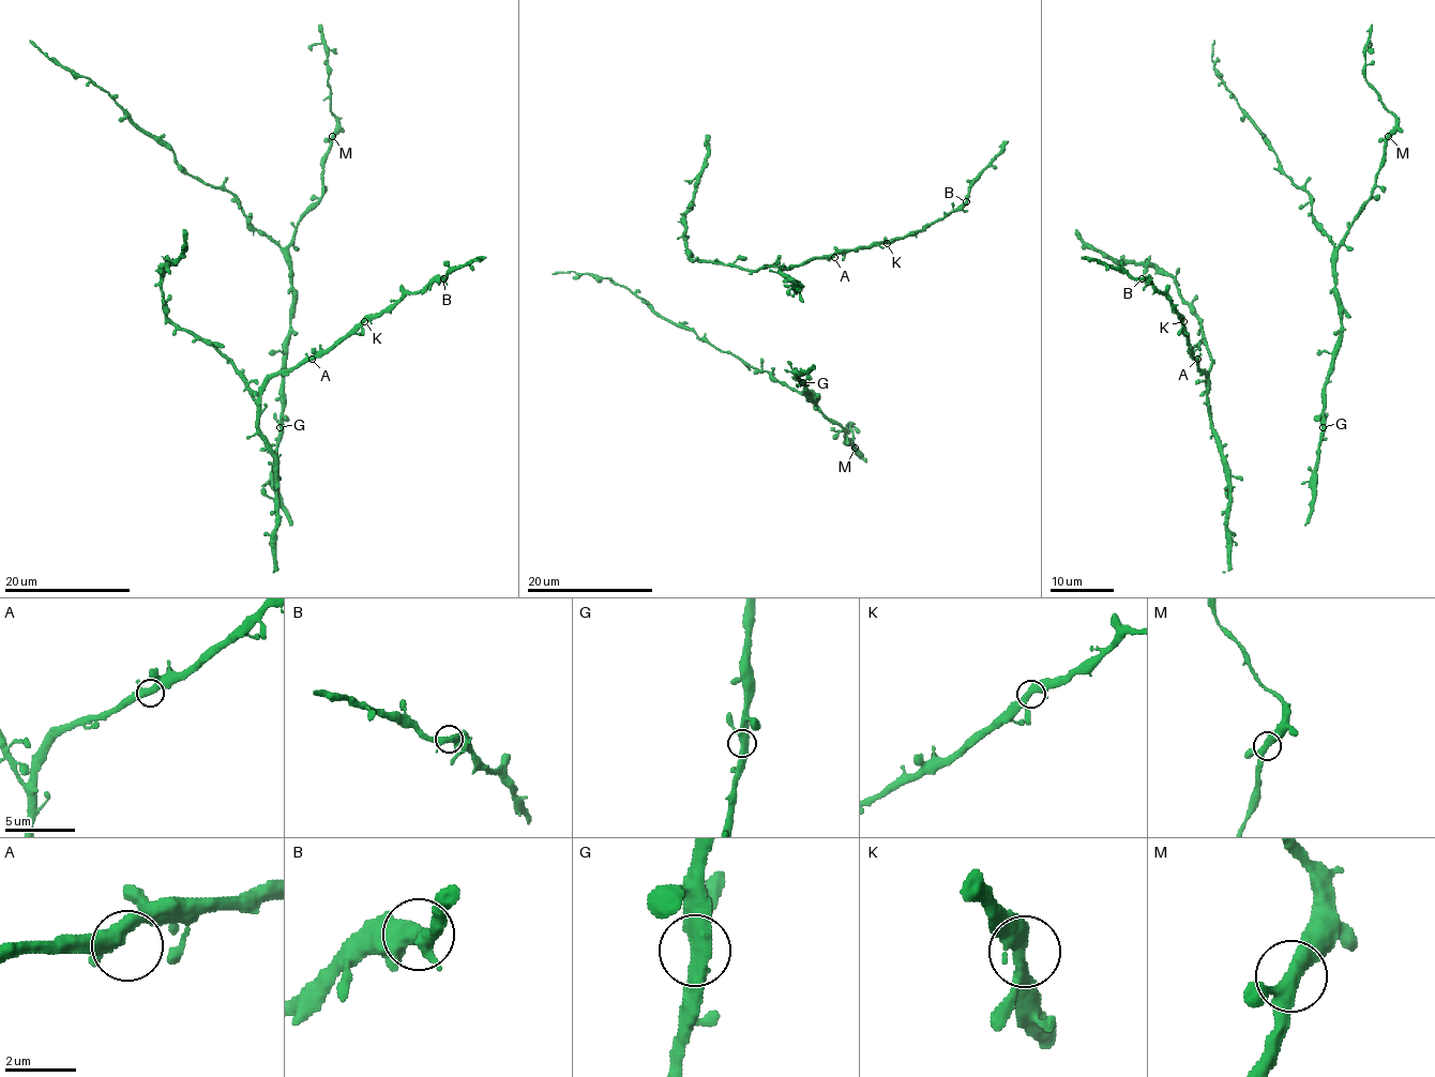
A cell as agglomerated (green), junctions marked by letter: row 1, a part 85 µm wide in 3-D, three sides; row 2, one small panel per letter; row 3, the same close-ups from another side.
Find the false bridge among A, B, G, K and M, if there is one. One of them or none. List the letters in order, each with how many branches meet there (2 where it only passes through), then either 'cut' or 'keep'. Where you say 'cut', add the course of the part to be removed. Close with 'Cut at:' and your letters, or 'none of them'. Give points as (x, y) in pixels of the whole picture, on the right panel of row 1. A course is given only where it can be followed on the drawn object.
A: 3 | keep
B: 3 | keep
G: 3 | keep
K: 3 | keep
M: 3 | keep
Cut at: none of them

